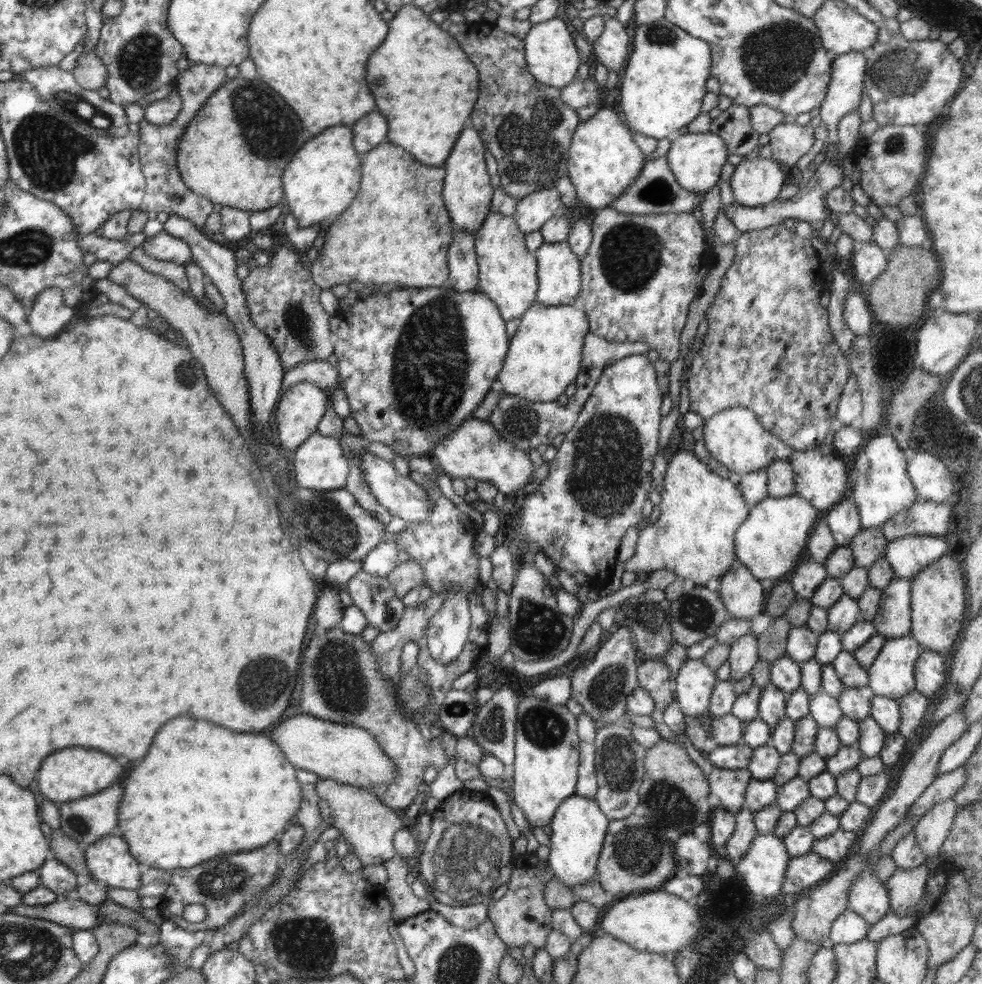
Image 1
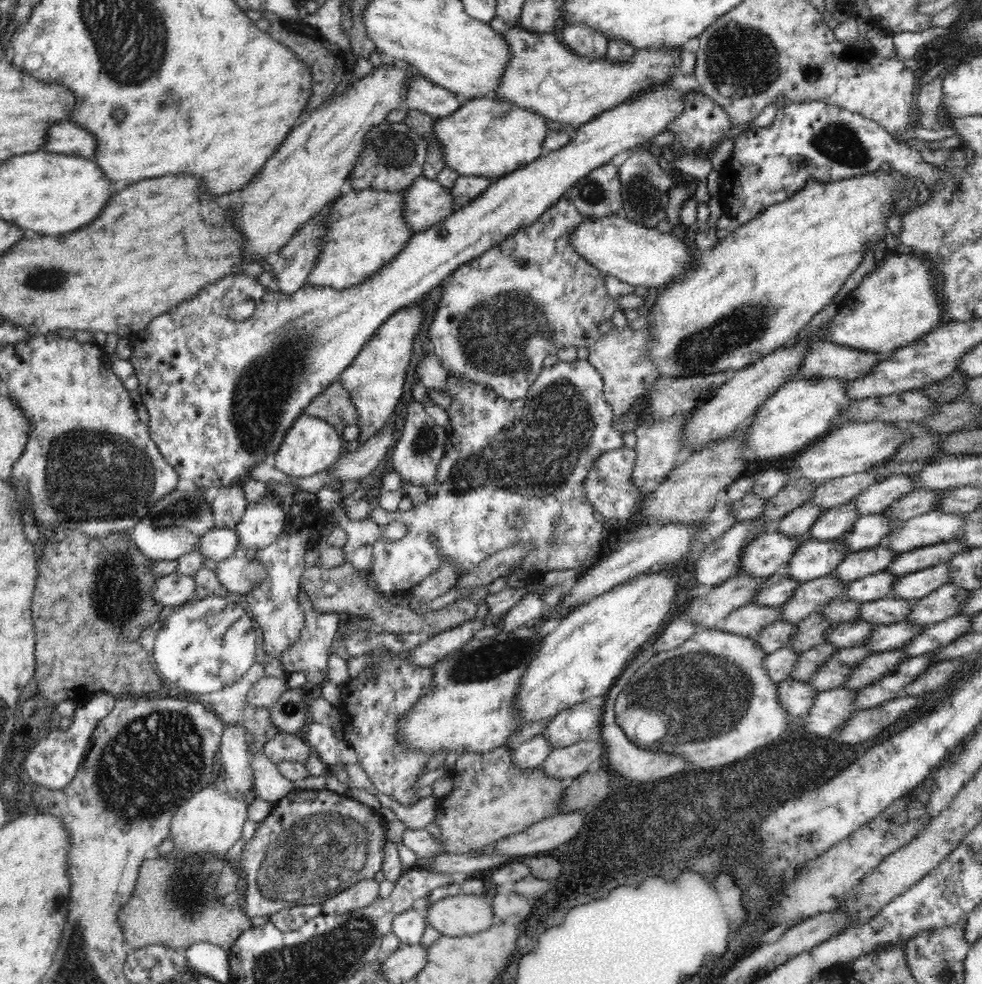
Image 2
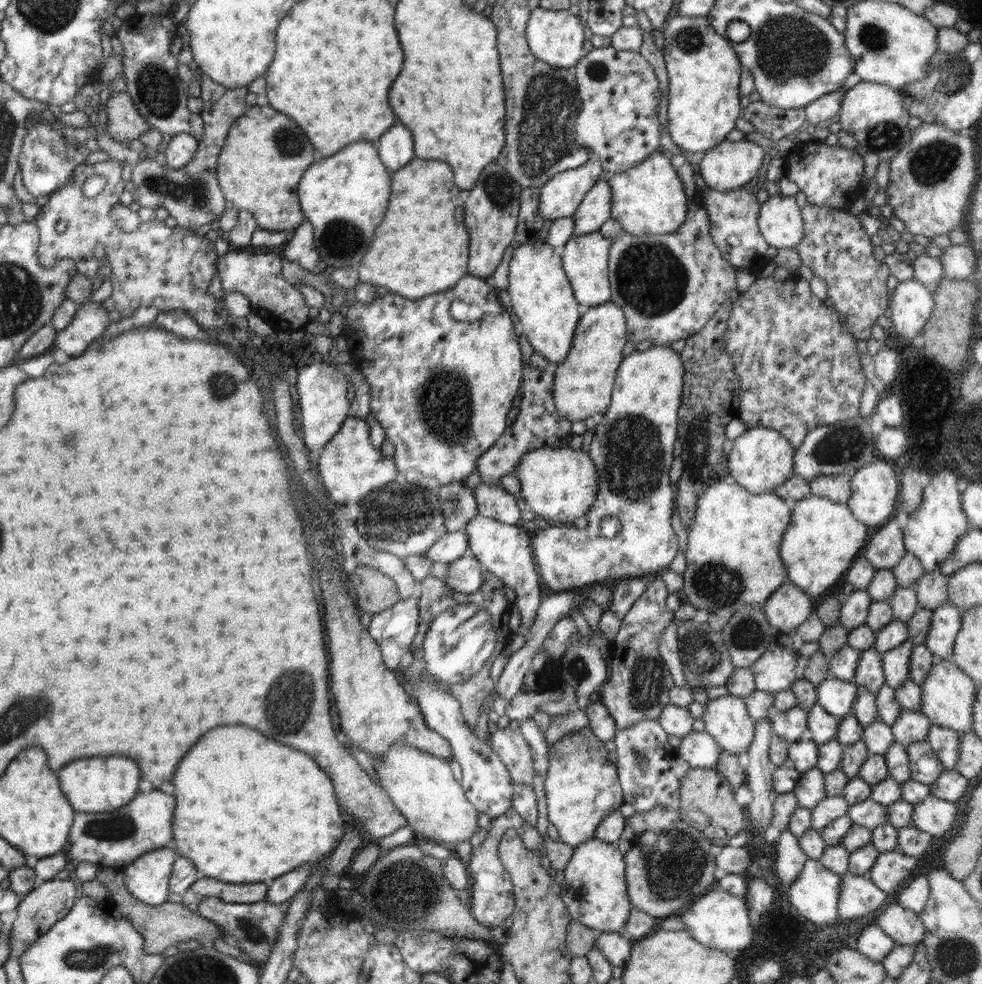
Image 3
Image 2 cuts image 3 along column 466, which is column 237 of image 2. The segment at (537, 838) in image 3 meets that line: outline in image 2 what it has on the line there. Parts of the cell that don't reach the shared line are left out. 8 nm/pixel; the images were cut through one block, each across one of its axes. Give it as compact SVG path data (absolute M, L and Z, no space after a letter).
M298 790L273 803L270 813L259 822L252 839L243 844L240 862L244 895L243 911L253 916L266 916L300 905L321 905L330 897L361 880L374 879L383 861L383 846L387 841L388 822L382 815L352 797L326 790Z

